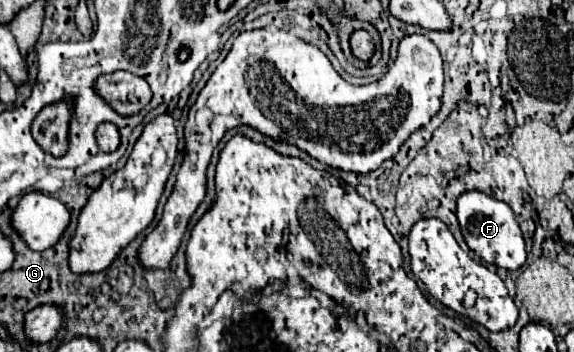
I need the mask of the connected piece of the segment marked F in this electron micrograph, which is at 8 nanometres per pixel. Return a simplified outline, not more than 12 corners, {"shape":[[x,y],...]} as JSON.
{"shape":[[480,190],[456,200],[466,244],[518,270],[526,244],[512,208]]}

